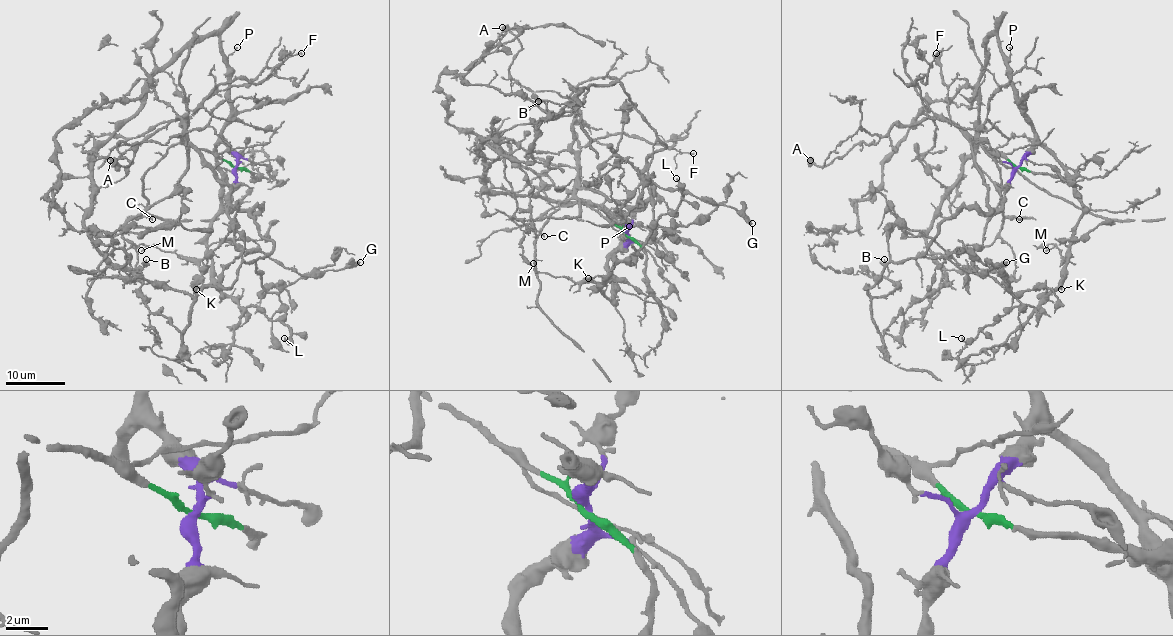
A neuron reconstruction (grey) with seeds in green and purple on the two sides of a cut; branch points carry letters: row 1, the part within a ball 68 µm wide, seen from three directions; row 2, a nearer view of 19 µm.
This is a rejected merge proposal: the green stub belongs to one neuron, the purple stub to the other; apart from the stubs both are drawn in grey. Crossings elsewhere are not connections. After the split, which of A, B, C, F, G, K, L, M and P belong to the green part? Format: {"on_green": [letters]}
{"on_green": ["A", "B", "C", "F"]}

